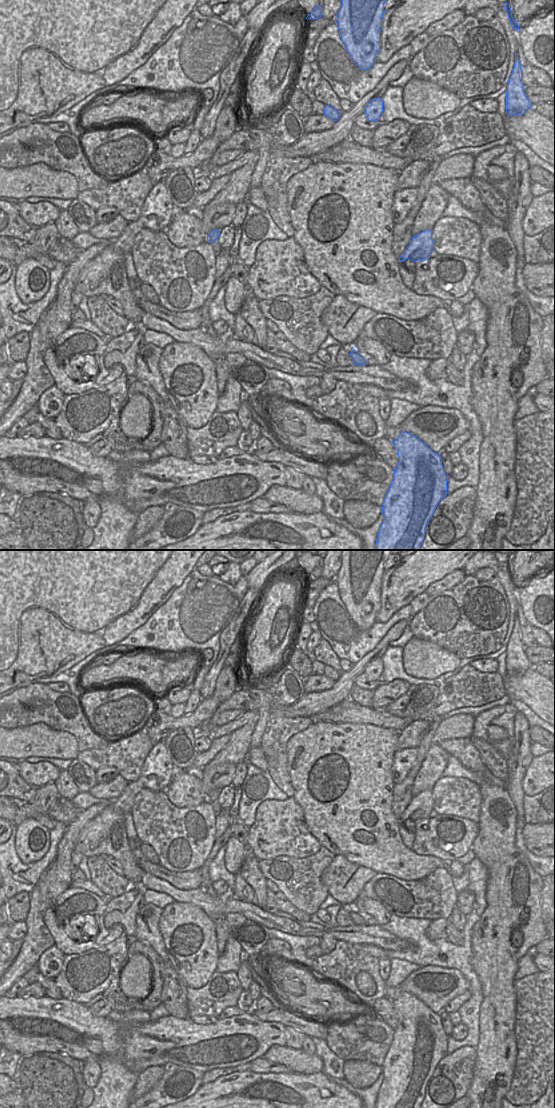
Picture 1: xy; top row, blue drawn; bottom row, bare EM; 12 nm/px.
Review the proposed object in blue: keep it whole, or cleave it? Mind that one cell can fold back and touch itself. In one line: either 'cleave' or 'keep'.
keep

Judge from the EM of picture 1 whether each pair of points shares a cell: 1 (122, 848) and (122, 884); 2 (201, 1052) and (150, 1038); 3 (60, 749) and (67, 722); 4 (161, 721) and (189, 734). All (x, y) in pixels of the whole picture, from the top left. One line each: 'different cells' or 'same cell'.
1: different cells
2: same cell
3: different cells
4: different cells

